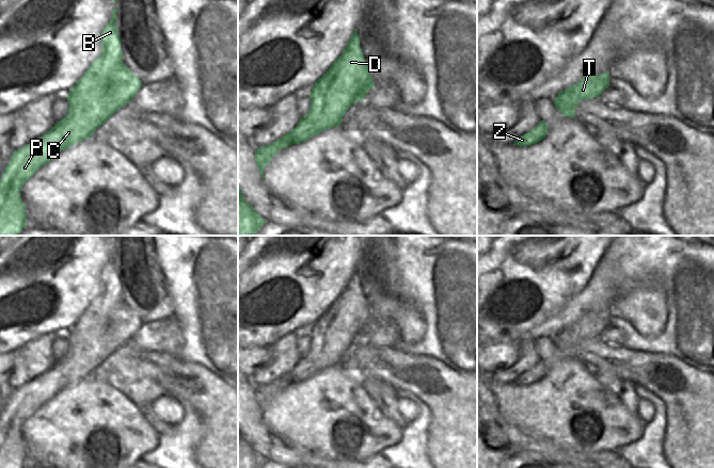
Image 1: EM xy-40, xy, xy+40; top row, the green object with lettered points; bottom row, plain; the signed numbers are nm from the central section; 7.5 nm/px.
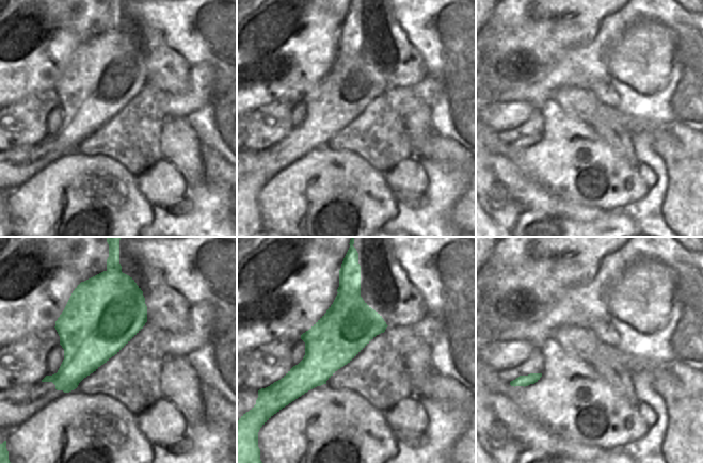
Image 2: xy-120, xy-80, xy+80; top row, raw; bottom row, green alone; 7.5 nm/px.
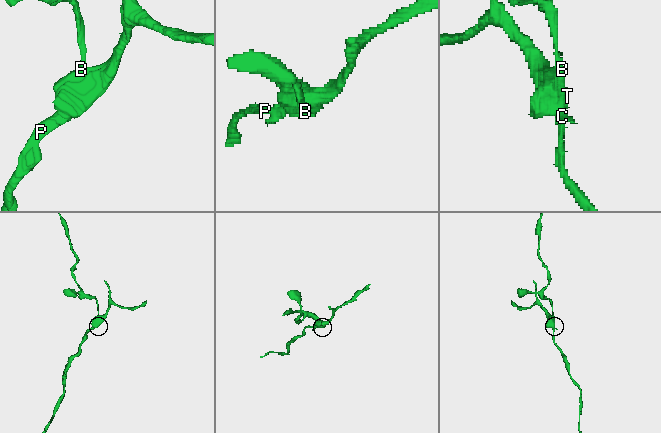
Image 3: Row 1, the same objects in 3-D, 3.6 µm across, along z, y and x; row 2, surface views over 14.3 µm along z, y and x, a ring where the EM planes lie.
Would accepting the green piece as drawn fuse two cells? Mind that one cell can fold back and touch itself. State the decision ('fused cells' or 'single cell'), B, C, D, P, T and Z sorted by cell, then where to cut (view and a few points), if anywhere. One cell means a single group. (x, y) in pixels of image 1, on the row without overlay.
fused cells; groups B D T / C P Z; cut xy (368, 308), (345, 345), (329, 348), (328, 328), (313, 329)

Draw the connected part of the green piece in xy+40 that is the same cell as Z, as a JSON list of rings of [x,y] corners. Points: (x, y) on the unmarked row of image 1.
[[[540,359],[539,362],[528,370],[527,372],[518,376],[518,378],[513,382],[517,385],[529,385],[531,383],[536,383],[543,378],[548,373],[548,362],[544,359]]]

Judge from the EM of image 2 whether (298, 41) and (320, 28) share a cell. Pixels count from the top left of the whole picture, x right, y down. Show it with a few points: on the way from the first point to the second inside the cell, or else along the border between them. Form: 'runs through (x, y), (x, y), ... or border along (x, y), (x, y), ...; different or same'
runs through (303, 41), (308, 40), (315, 33); same

